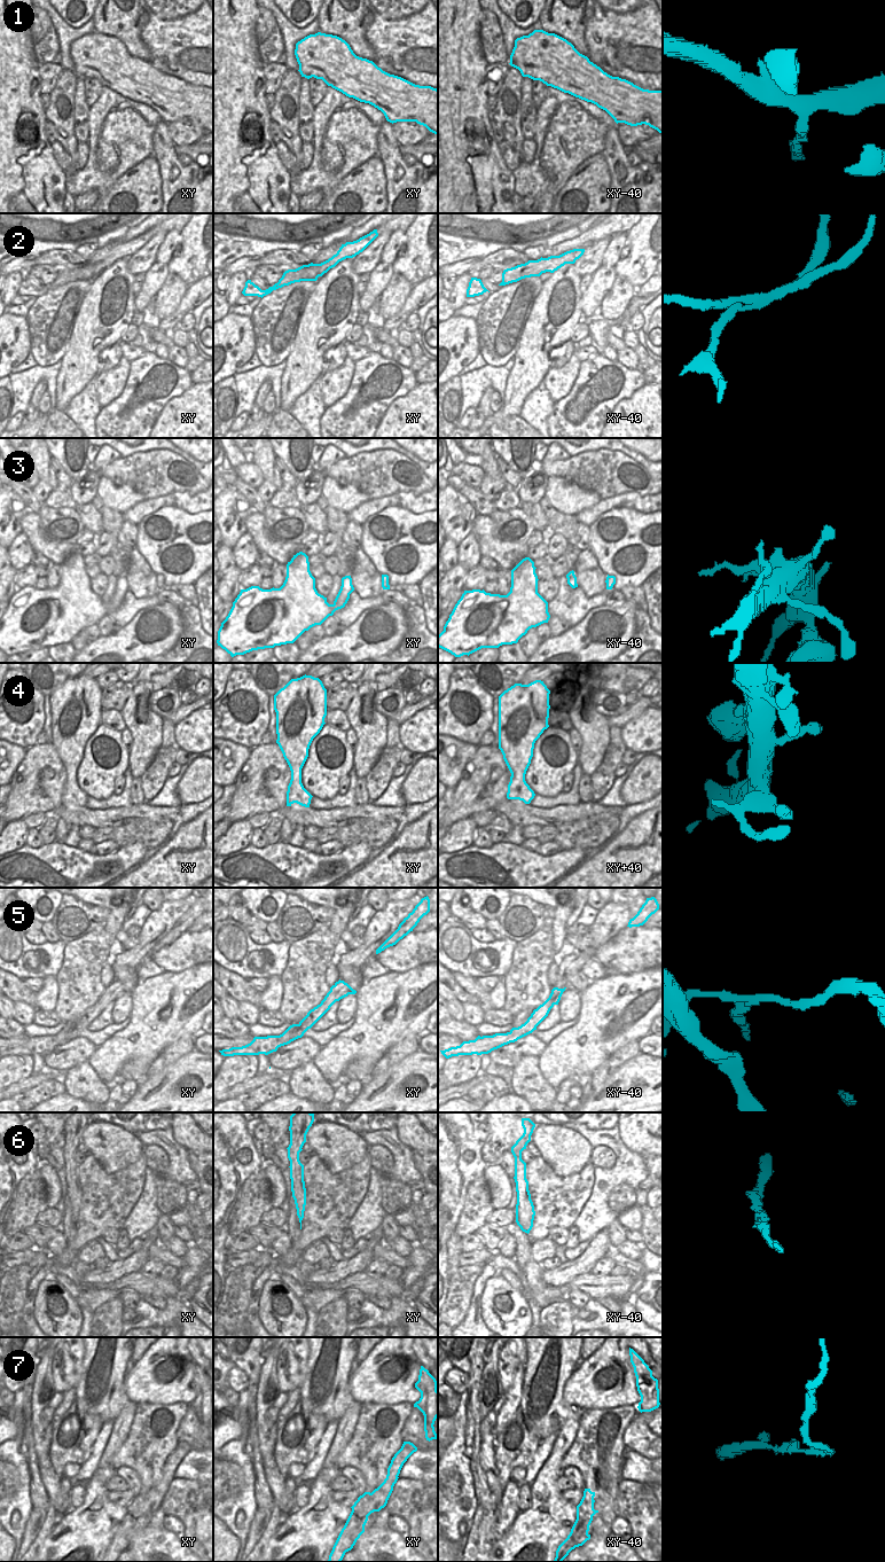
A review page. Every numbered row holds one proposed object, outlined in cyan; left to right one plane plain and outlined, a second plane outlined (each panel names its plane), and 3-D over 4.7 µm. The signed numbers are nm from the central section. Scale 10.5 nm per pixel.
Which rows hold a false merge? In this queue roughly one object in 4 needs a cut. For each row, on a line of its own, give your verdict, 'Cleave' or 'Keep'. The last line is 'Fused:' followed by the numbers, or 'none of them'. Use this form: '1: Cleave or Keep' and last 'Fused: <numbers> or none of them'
1: Keep
2: Cleave
3: Keep
4: Cleave
5: Cleave
6: Keep
7: Keep
Fused: 2, 4, 5

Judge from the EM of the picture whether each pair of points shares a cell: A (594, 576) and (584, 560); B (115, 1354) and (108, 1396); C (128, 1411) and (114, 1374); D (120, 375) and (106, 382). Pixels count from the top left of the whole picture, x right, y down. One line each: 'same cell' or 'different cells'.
A: same cell
B: same cell
C: different cells
D: same cell

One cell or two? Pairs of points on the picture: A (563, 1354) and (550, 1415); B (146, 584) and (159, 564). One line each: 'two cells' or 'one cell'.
A: one cell
B: two cells

